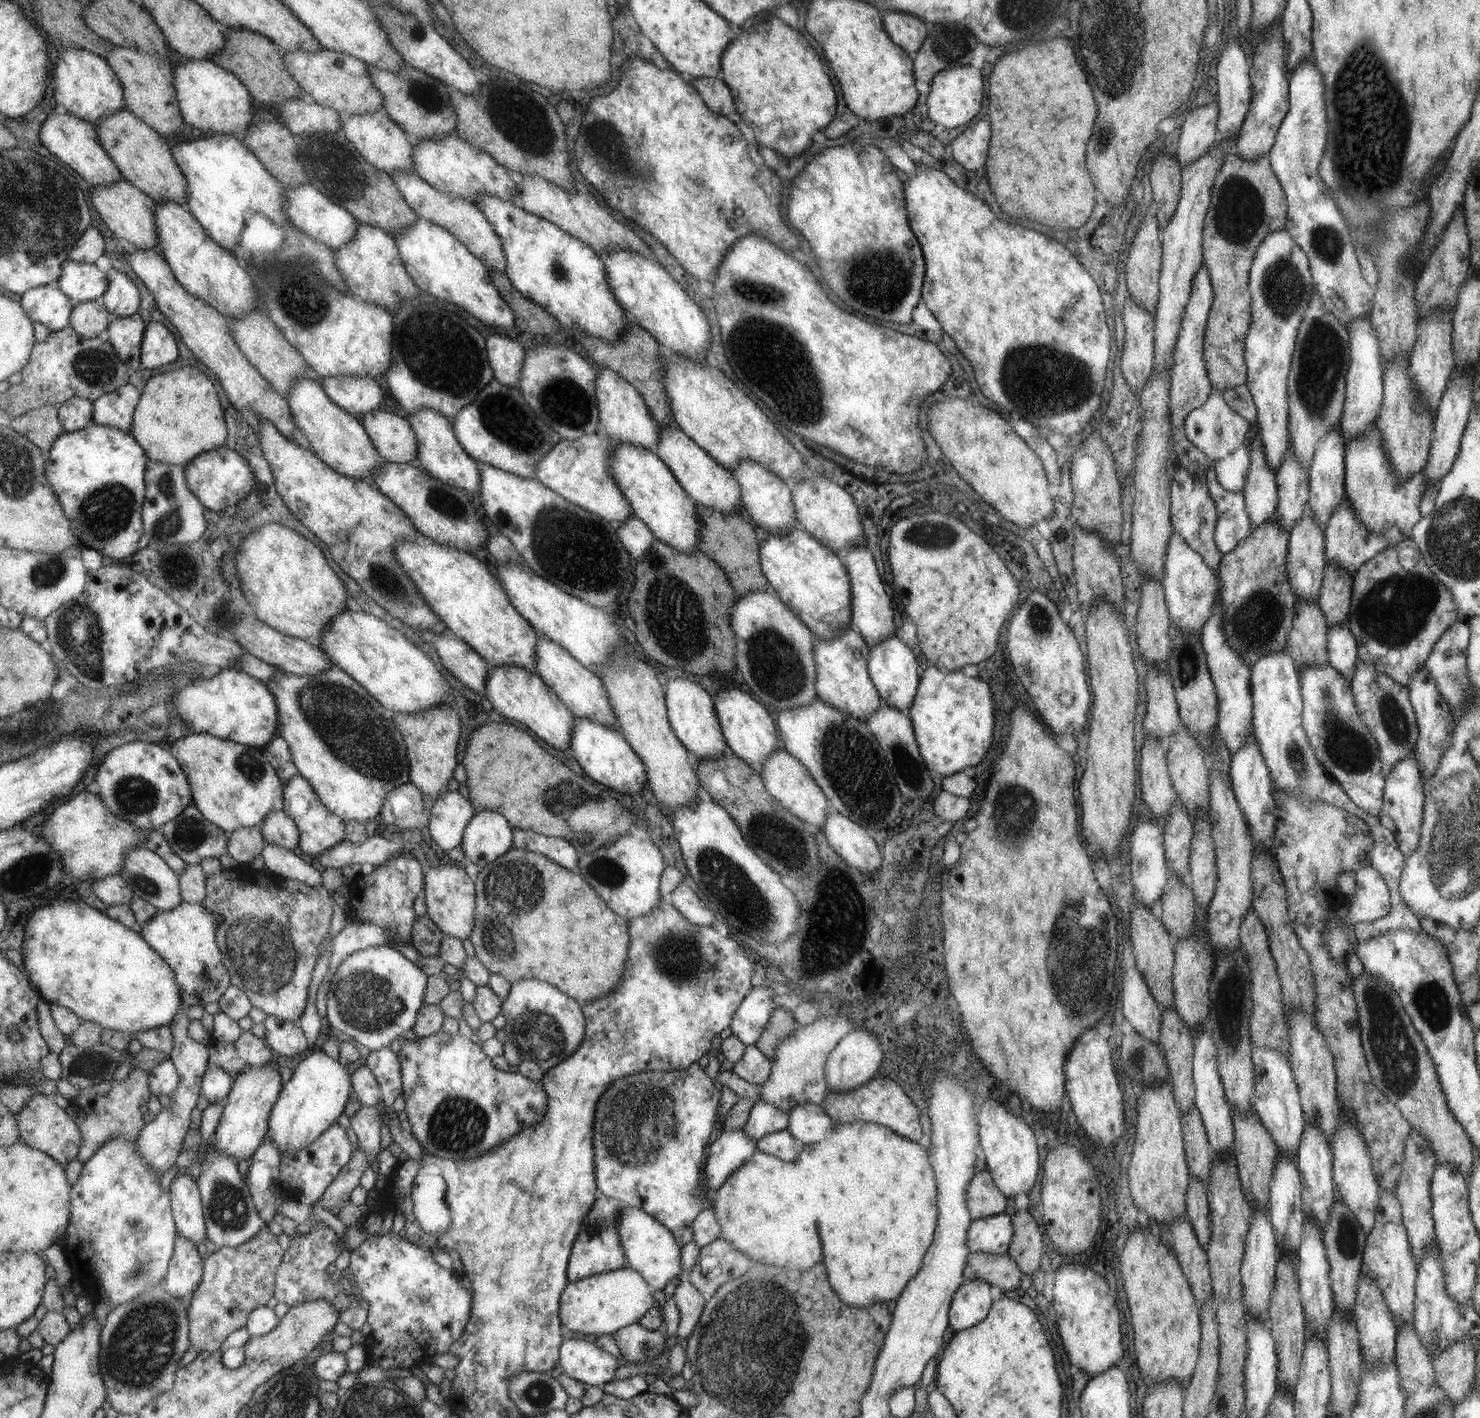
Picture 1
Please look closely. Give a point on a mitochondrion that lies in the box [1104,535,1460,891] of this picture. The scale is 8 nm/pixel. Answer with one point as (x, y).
(1392, 609)

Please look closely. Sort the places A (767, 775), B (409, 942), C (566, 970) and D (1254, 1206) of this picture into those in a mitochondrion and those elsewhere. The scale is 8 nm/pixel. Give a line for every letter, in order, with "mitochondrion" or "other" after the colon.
A: other
B: other
C: other
D: other

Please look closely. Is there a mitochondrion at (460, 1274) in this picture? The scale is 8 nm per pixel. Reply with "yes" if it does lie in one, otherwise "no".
no

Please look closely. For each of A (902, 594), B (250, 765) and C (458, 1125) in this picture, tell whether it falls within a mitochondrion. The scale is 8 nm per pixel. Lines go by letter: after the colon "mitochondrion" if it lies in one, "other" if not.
A: other
B: mitochondrion
C: mitochondrion

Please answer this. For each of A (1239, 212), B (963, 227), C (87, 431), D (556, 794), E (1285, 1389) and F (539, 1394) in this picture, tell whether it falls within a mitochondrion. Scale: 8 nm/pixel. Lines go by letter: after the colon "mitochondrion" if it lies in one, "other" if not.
A: mitochondrion
B: other
C: other
D: mitochondrion
E: other
F: mitochondrion

